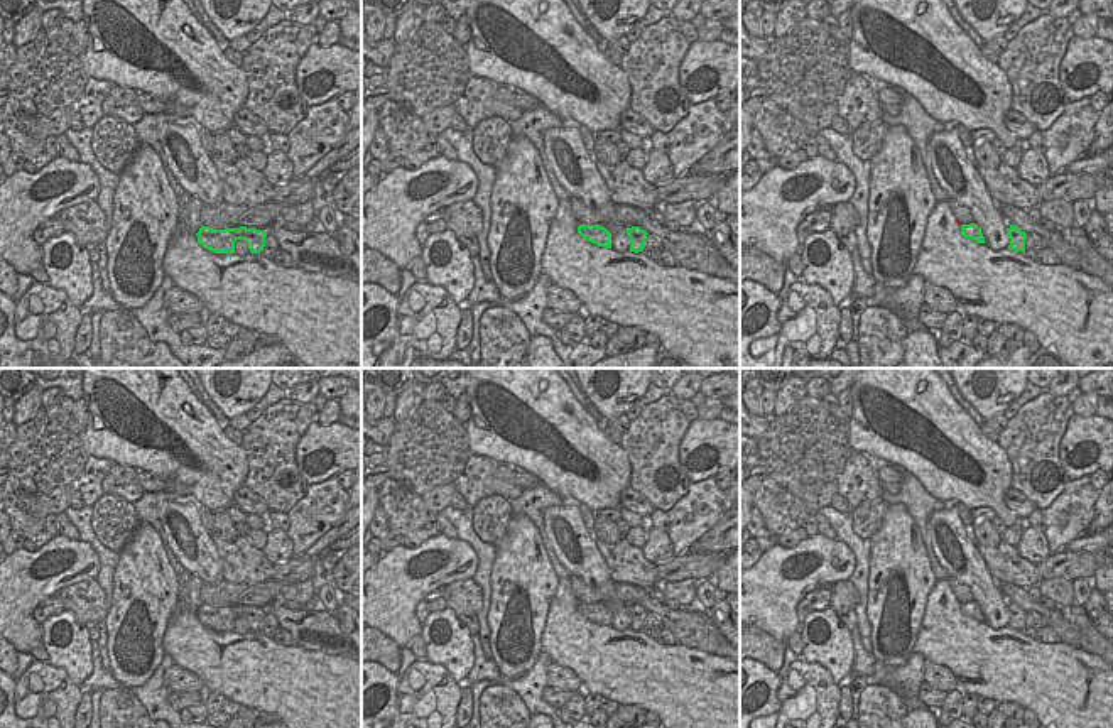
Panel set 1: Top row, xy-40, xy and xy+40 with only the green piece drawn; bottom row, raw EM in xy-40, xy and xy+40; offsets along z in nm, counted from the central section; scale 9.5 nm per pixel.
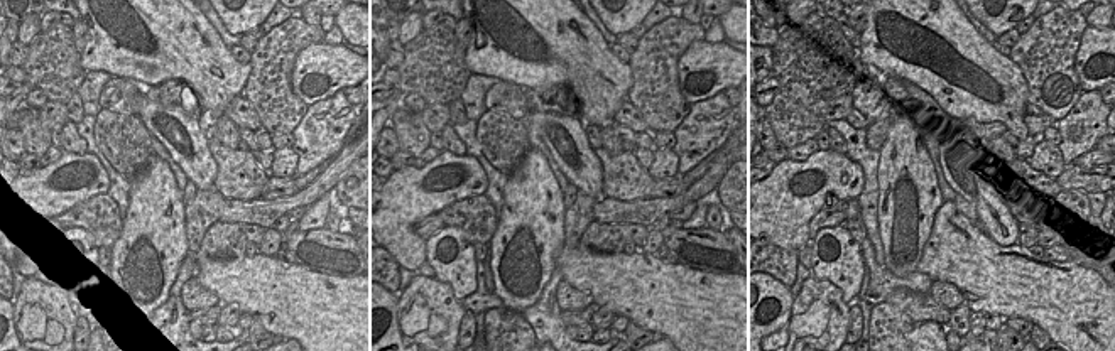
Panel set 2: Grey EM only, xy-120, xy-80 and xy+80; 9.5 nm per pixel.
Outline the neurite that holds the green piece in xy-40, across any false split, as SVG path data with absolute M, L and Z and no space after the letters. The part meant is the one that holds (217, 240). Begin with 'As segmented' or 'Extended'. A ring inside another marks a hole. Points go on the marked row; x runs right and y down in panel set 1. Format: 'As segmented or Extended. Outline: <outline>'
As segmented. Outline: M203 225L196 236L204 248L214 253L235 253L236 240L245 240L252 253L260 253L265 247L267 231L247 226L214 230Z

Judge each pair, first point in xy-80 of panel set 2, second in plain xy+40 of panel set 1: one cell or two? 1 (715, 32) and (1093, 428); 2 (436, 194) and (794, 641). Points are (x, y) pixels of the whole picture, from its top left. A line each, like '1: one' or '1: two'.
1: two
2: two

